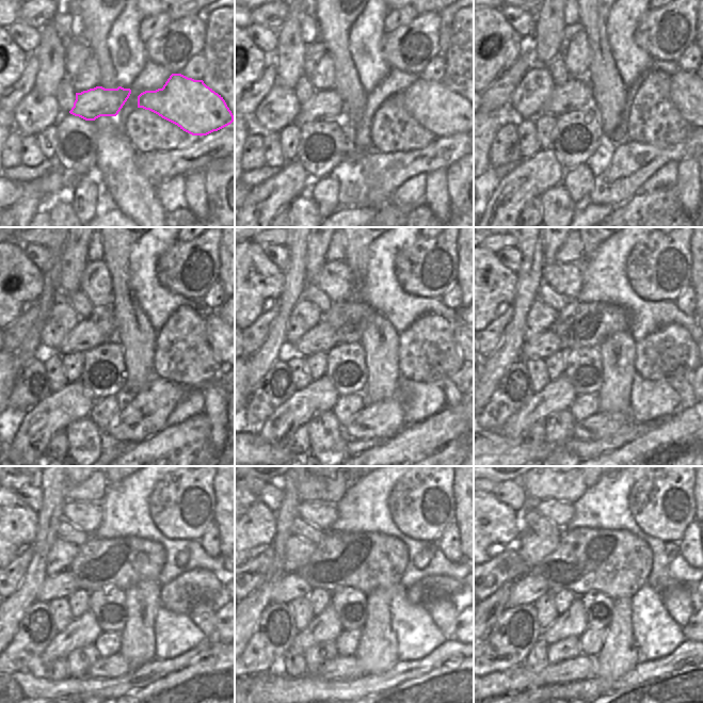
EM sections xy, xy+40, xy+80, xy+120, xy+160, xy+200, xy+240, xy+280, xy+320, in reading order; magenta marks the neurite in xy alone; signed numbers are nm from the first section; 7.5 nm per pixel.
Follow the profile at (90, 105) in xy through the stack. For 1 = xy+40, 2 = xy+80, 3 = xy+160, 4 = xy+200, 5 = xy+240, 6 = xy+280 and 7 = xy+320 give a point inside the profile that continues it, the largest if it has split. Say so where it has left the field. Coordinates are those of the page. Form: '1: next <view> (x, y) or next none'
1: next xy+40 (328, 104)
2: next xy+80 (574, 94)
3: next xy+160 (322, 337)
4: next xy+200 (546, 344)
5: next xy+240 (62, 585)
6: next xy+280 (292, 586)
7: next xy+320 (525, 591)

